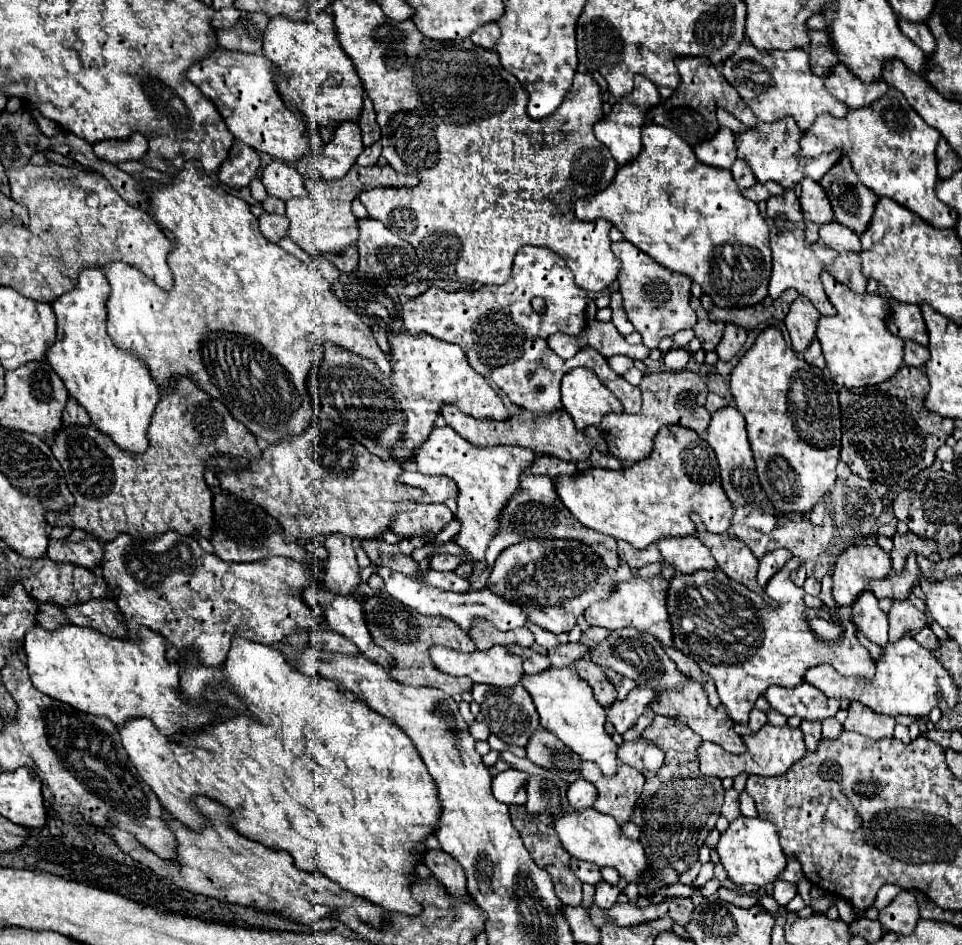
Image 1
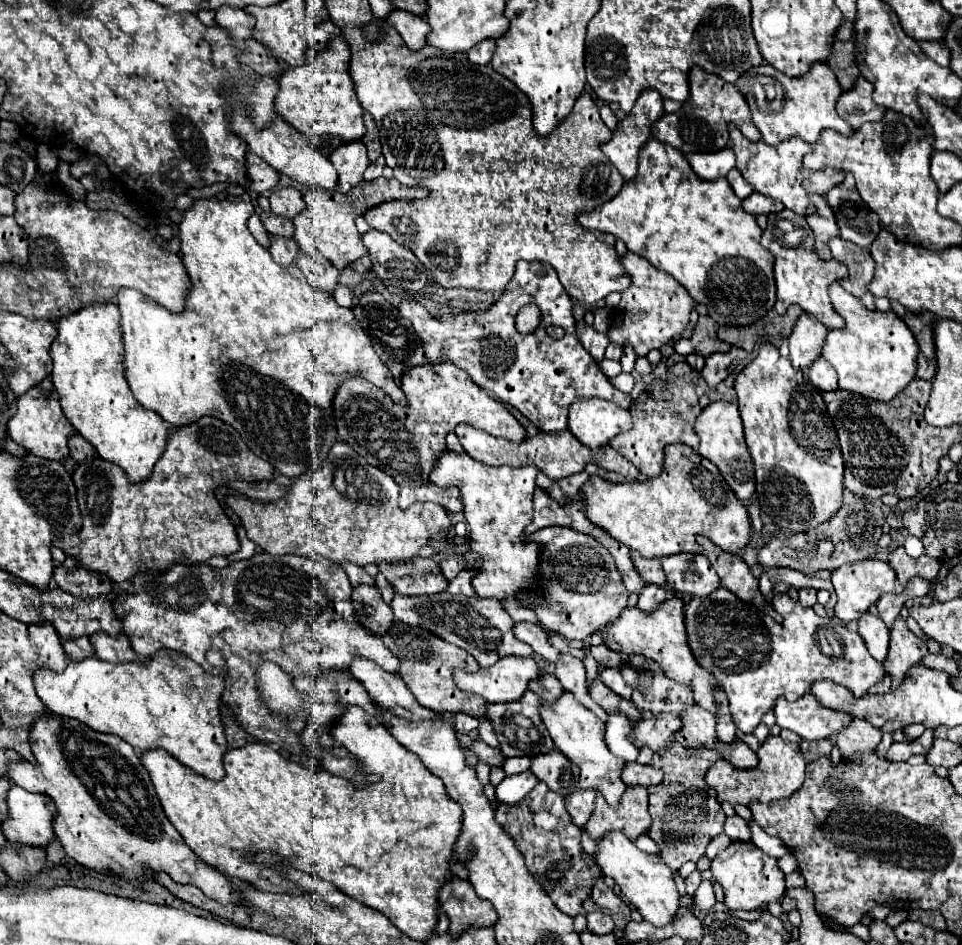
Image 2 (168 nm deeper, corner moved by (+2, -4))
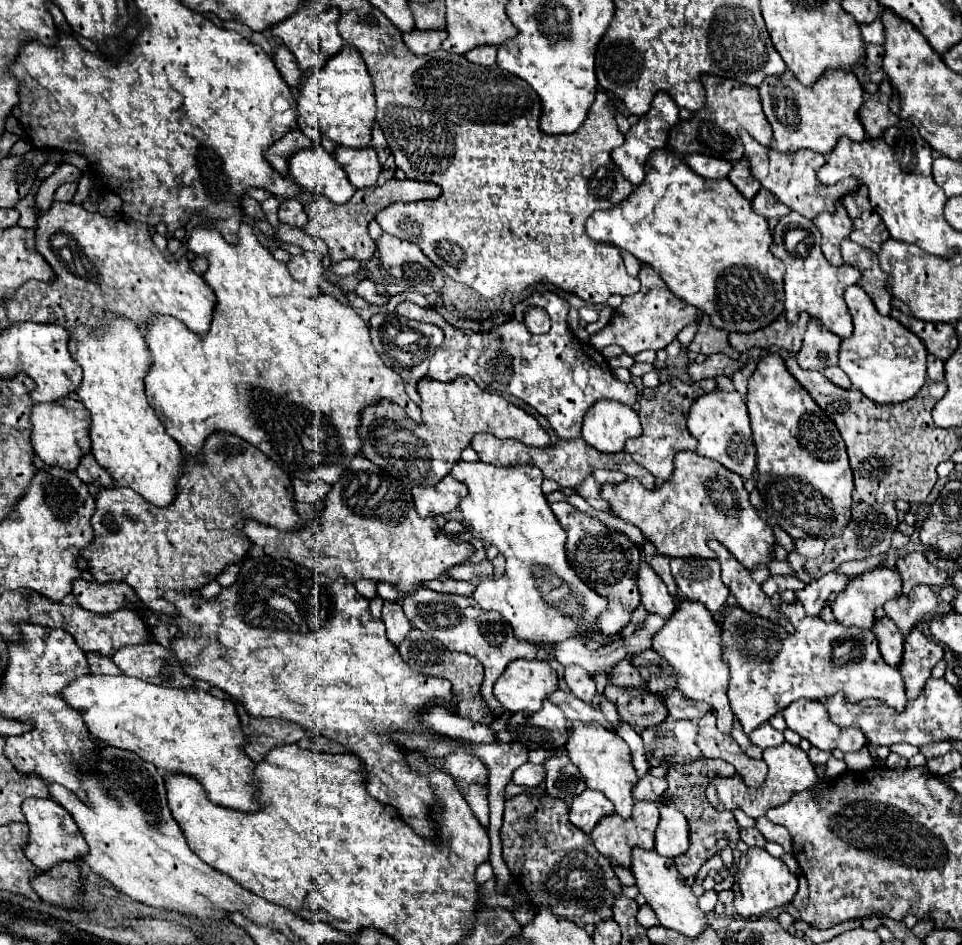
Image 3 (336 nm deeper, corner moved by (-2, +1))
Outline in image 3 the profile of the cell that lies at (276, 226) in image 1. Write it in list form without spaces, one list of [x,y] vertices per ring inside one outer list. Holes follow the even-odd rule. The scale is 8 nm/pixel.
[[[304,254],[292,256],[290,262],[288,262],[288,270],[290,270],[292,278],[296,278],[300,282],[306,282],[308,280],[308,270],[310,270],[310,260]]]

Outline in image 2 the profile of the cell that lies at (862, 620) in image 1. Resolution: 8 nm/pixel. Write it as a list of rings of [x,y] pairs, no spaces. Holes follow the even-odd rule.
[[[868,611],[858,619],[858,633],[864,639],[870,655],[876,661],[884,661],[888,653],[888,627],[880,617],[870,615]]]

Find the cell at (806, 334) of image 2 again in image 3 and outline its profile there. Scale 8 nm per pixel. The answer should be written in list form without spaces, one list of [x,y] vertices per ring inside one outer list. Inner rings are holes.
[[[812,318],[804,334],[804,344],[796,354],[798,364],[804,370],[824,372],[828,366],[838,364],[838,352],[840,352],[840,338],[834,336],[830,330],[826,330],[820,320]]]

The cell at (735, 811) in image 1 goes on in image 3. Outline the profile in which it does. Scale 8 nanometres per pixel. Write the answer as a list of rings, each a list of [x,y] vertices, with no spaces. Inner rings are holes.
[[[742,828],[740,830],[740,838],[752,848],[752,846],[758,846],[758,848],[764,848],[766,846],[766,838],[760,834],[758,828]]]

